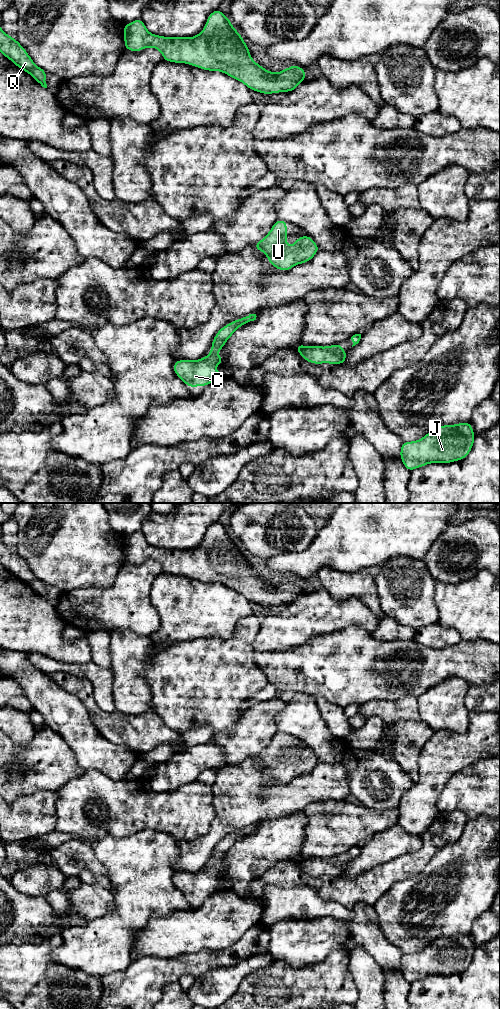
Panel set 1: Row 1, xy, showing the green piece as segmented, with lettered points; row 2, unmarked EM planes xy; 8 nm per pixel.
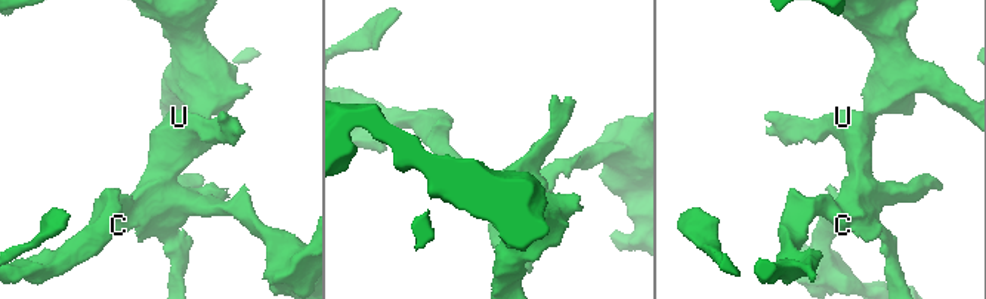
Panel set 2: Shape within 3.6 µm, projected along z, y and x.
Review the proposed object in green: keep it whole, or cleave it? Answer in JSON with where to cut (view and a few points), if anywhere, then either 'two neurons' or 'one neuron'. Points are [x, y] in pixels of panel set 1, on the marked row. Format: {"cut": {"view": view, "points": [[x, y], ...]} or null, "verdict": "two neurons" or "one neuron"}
{"cut": null, "verdict": "one neuron"}

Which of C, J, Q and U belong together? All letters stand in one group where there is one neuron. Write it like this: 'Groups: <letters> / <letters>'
Groups: C J Q U

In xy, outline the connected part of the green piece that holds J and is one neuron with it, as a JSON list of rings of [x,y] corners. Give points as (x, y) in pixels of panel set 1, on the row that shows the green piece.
[[[470,422],[437,426],[419,440],[403,442],[400,457],[409,471],[430,463],[451,463],[466,458],[474,440]]]

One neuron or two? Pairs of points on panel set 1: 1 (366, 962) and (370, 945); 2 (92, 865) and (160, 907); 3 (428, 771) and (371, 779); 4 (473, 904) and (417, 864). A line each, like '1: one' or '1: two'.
1: two
2: two
3: two
4: two

